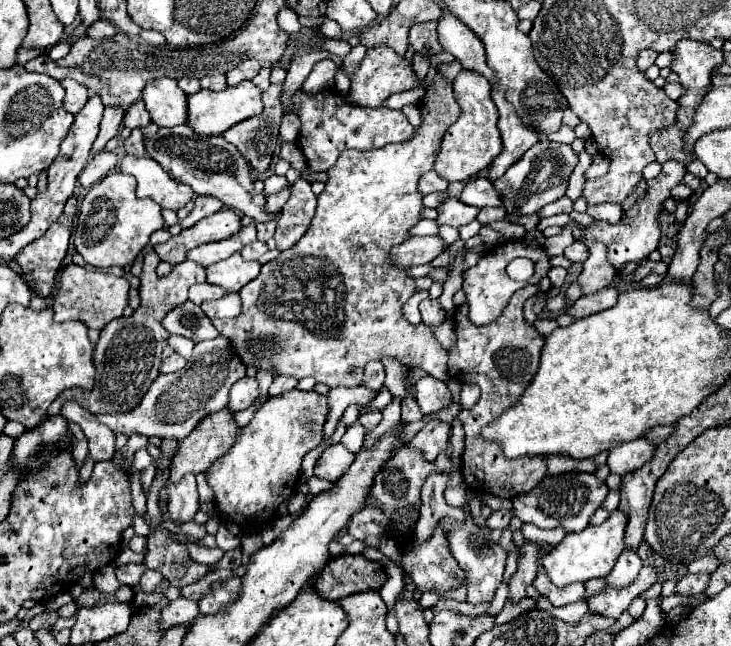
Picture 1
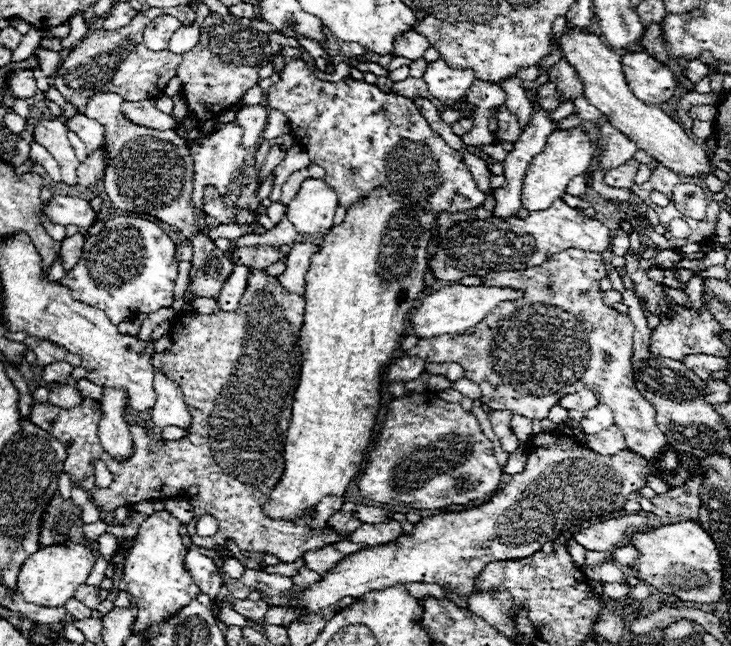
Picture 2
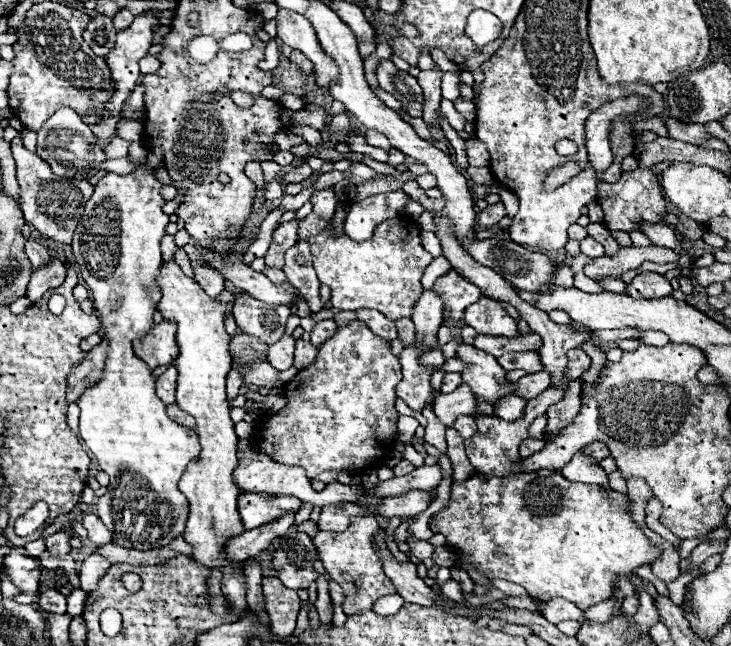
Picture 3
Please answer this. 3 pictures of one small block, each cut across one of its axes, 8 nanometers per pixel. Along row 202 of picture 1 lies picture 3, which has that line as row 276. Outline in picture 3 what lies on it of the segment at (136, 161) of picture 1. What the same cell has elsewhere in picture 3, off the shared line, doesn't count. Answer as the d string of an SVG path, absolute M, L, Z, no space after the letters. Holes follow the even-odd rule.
M176 262L162 264L160 274L156 278L162 298L158 302L158 310L166 320L176 322L176 340L180 344L180 356L176 358L178 368L178 386L176 386L176 404L196 418L196 432L200 436L202 452L194 464L186 468L180 478L180 490L190 500L190 516L184 530L184 540L192 544L190 558L210 570L208 578L208 600L210 610L216 616L228 616L232 612L230 600L222 594L222 570L238 570L244 574L244 562L230 562L224 548L226 542L244 532L236 500L238 486L234 480L234 472L238 466L238 436L234 432L234 422L230 418L230 406L226 400L226 374L230 372L232 360L228 352L230 336L224 330L226 304L216 302L206 296L200 286L182 274Z

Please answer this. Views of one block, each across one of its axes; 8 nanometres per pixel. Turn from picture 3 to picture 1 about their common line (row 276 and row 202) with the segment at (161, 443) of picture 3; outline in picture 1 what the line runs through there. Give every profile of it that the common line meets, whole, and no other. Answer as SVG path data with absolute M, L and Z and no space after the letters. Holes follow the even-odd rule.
M110 172L106 178L94 184L92 190L82 200L74 226L74 246L90 266L122 268L132 264L136 256L142 252L142 248L148 244L152 232L164 226L160 214L162 208L150 198L140 200L134 190L136 190L134 176L126 176L122 172Z

